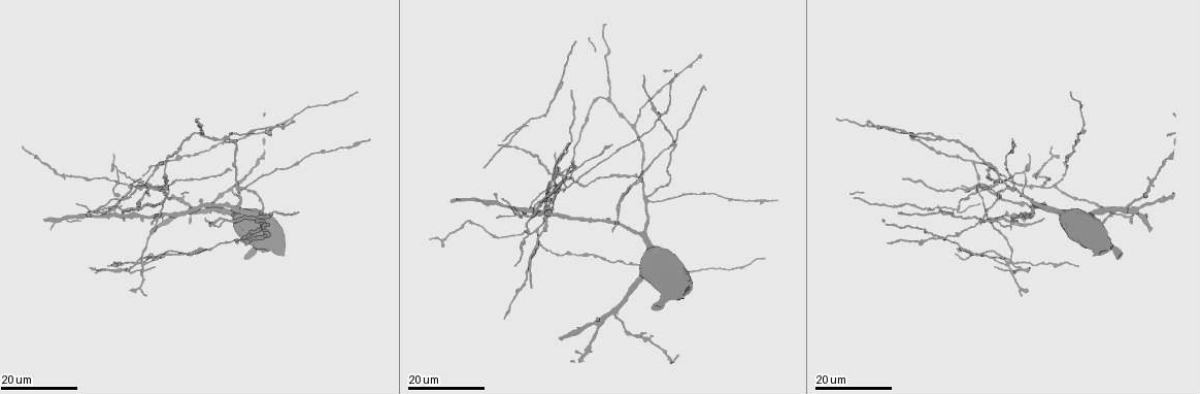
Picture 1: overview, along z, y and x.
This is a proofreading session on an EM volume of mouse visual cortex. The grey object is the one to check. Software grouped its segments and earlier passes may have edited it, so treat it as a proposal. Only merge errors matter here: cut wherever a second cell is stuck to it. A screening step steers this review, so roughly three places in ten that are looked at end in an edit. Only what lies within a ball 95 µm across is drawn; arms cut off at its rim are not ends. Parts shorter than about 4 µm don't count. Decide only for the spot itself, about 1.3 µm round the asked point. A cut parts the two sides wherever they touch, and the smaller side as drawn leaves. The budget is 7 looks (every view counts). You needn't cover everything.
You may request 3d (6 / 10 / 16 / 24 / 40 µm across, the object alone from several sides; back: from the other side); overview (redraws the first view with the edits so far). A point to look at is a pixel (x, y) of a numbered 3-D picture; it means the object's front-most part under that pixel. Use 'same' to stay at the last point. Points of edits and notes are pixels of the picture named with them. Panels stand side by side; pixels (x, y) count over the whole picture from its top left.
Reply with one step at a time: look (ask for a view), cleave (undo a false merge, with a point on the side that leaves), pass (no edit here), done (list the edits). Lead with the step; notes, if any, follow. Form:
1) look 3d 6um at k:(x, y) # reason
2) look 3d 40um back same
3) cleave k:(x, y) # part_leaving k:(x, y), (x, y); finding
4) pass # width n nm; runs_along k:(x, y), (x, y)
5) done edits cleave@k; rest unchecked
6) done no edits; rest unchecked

look 3d 24um at 1:(645, 196) # looks like a crossing

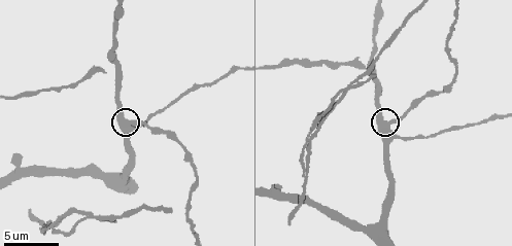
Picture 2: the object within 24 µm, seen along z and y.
look 3d 10um at 2:(130, 121)

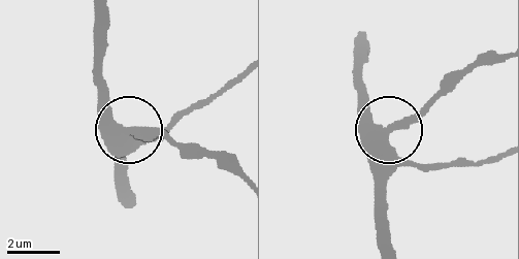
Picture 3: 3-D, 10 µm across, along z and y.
pass # width 390 nm; runs_along 3:(386, 243), (386, 136), (413, 123), (457, 78); continuous, no second cell

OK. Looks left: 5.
look 3d 16um at 1:(607, 96) # thin arm on a thick one

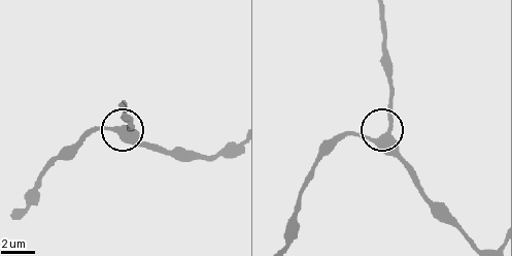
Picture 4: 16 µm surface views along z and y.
look 3d 10um at 4:(380, 141)

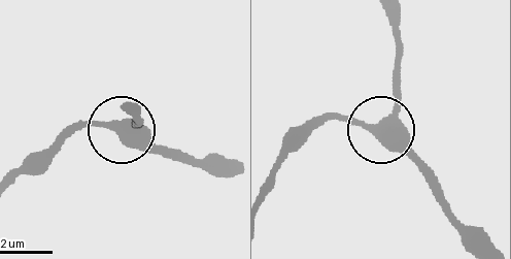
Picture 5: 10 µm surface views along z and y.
pass # runs_along 5:(484, 243), (380, 129), (398, 96), (398, 65); continuous, no second cell

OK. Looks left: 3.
look 3d 16um at 1:(633, 124) # a fork

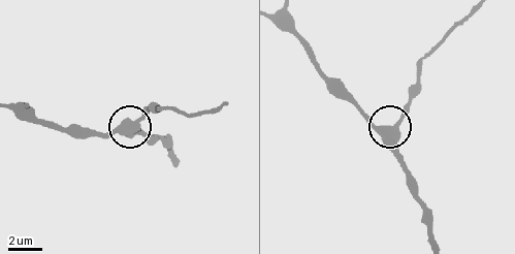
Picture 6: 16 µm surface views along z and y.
look 3d 6um at 6:(389, 126)

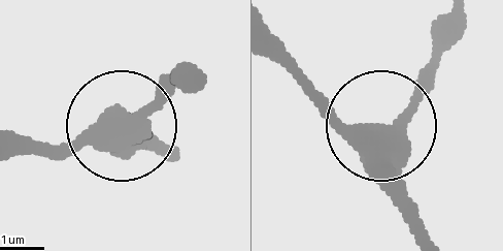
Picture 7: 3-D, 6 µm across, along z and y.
pass # arms 3; runs_along 7:(430, 234), (393, 123), (448, 50); continuous, no second cell

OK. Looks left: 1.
done no edits; rest unchecked

